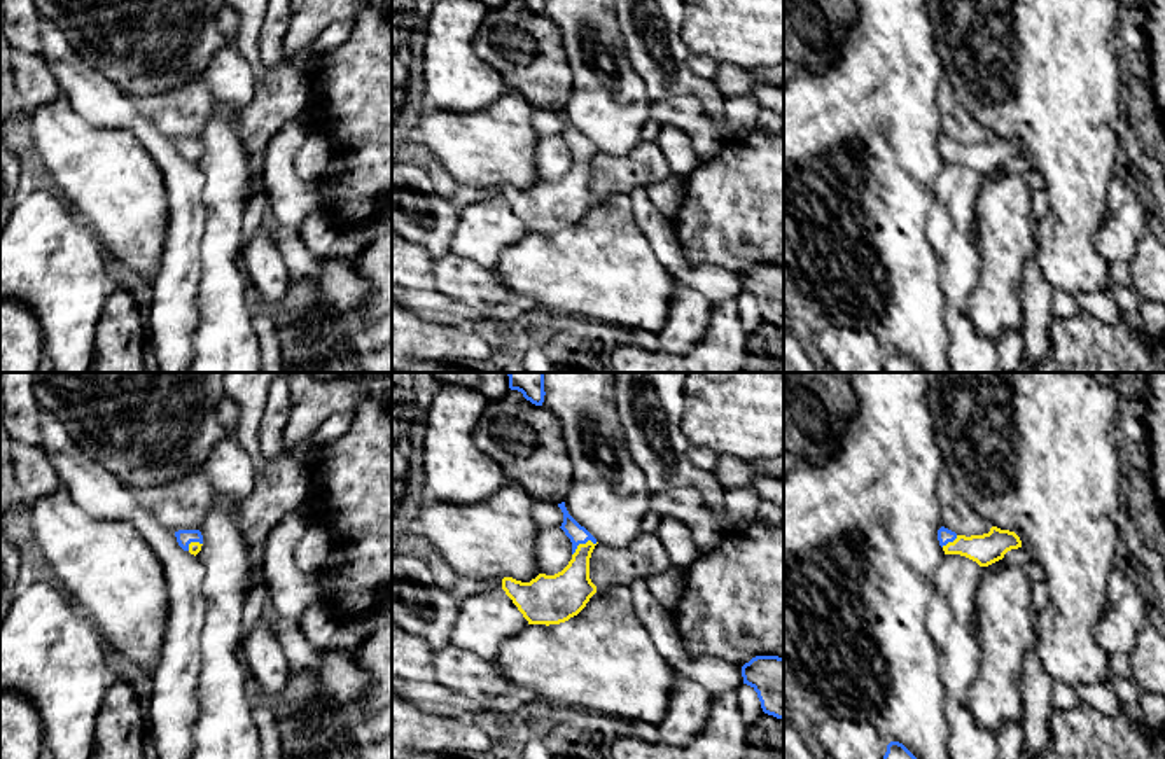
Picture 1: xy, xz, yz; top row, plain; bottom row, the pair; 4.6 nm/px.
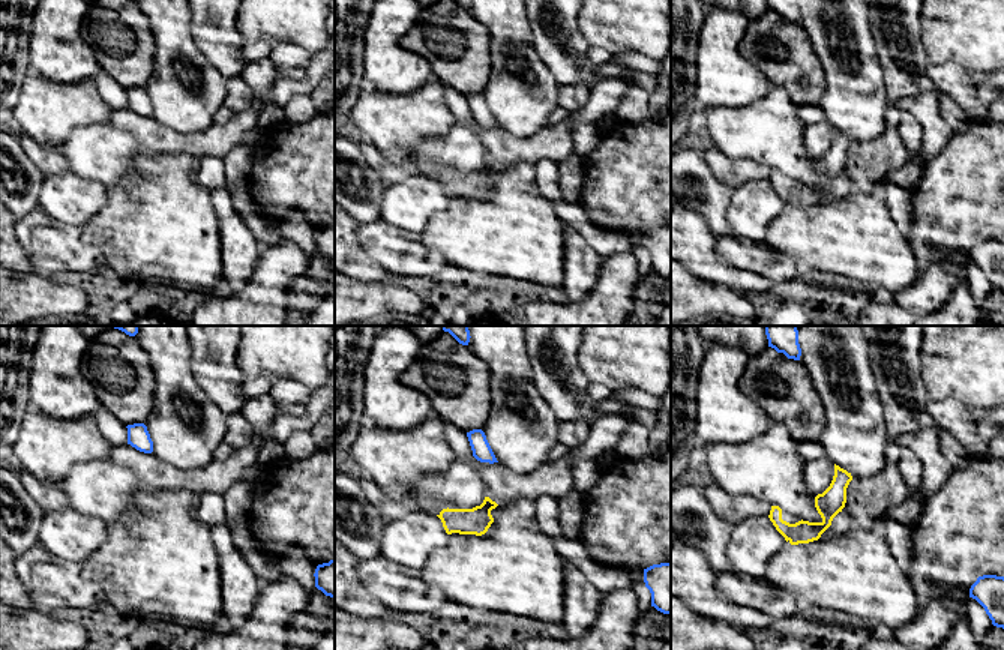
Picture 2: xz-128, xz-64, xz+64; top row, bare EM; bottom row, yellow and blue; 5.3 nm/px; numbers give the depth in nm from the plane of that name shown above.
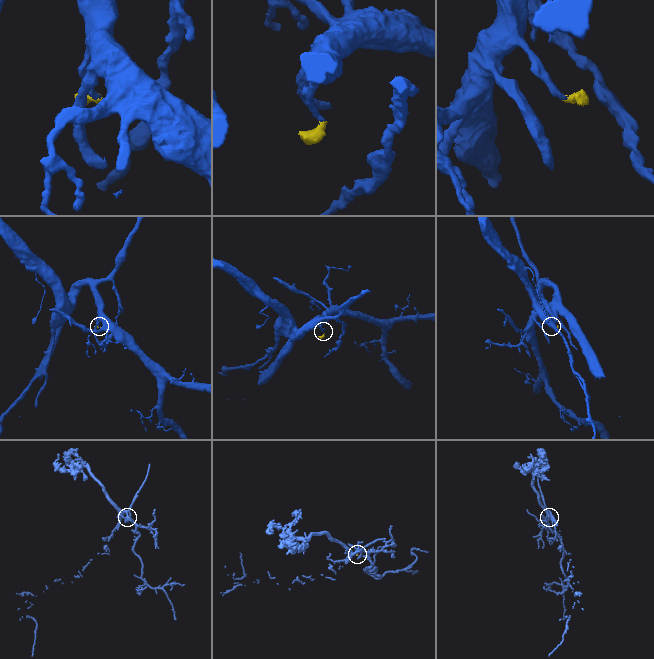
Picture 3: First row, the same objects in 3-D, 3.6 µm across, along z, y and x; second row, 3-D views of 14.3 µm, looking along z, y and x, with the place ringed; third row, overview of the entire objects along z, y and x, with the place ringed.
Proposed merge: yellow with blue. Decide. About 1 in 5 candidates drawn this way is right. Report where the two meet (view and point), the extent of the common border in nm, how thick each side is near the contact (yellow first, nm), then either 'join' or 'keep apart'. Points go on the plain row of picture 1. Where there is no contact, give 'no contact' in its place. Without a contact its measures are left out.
meets yellow in xz at (583, 153); contact 130 nm long; 220 nm thick on the yellow side, 90 nm on the other; join

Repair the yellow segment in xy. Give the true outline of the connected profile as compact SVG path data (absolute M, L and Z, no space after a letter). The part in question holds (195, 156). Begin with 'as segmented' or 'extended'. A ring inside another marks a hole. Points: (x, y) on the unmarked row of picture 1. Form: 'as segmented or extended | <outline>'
extended | M178 138L175 140L177 150L184 159L198 163L203 154L203 143L199 138Z

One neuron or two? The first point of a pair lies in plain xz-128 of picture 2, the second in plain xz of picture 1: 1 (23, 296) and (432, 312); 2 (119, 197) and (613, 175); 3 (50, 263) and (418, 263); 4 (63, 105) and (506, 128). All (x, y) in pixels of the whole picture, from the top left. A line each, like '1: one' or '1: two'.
1: two
2: two
3: two
4: one

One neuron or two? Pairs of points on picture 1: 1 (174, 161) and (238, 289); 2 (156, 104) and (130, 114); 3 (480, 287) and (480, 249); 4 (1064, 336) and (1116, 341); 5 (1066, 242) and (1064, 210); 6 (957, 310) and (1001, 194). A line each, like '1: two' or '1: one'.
1: two
2: two
3: two
4: one
5: one
6: two

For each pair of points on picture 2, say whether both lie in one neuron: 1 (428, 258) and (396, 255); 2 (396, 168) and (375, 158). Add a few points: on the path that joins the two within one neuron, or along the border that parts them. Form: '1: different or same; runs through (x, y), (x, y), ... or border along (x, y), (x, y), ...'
1: same; runs through (420, 258), (404, 255)
2: same; runs through (392, 168), (386, 168), (380, 162)

